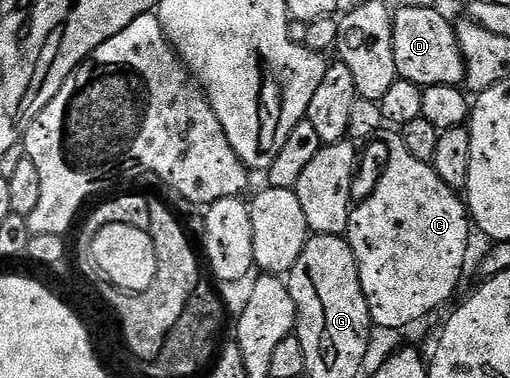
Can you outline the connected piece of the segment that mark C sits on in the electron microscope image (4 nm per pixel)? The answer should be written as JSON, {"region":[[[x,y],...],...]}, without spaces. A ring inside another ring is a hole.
{"region":[[[393,131],[393,134],[386,139],[385,145],[389,148],[389,162],[385,165],[385,170],[381,173],[381,178],[377,181],[377,186],[373,189],[373,194],[365,202],[354,204],[349,214],[349,232],[347,240],[353,249],[355,263],[359,271],[359,279],[363,287],[363,295],[369,304],[369,320],[374,326],[382,325],[385,329],[401,329],[404,325],[413,325],[416,321],[421,321],[428,315],[432,309],[437,309],[453,292],[457,289],[461,277],[465,273],[464,256],[467,255],[468,227],[471,224],[471,218],[467,212],[467,205],[464,200],[459,198],[458,190],[447,187],[443,179],[433,170],[432,164],[428,161],[415,159],[411,151],[407,151],[407,143],[403,143],[400,132]]]}

